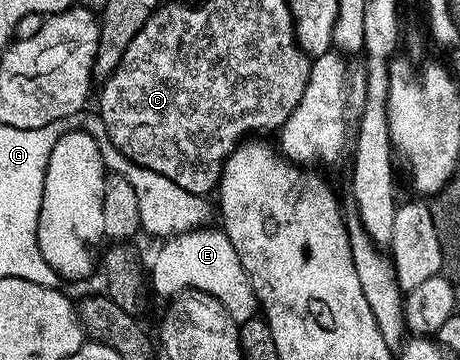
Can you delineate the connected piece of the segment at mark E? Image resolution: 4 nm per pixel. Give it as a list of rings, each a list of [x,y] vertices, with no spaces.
[[[195,229],[165,239],[152,262],[152,272],[148,274],[150,286],[164,295],[164,298],[174,297],[183,290],[203,291],[220,300],[234,322],[241,324],[255,317],[257,298],[240,264],[239,254],[225,231],[210,229]]]

